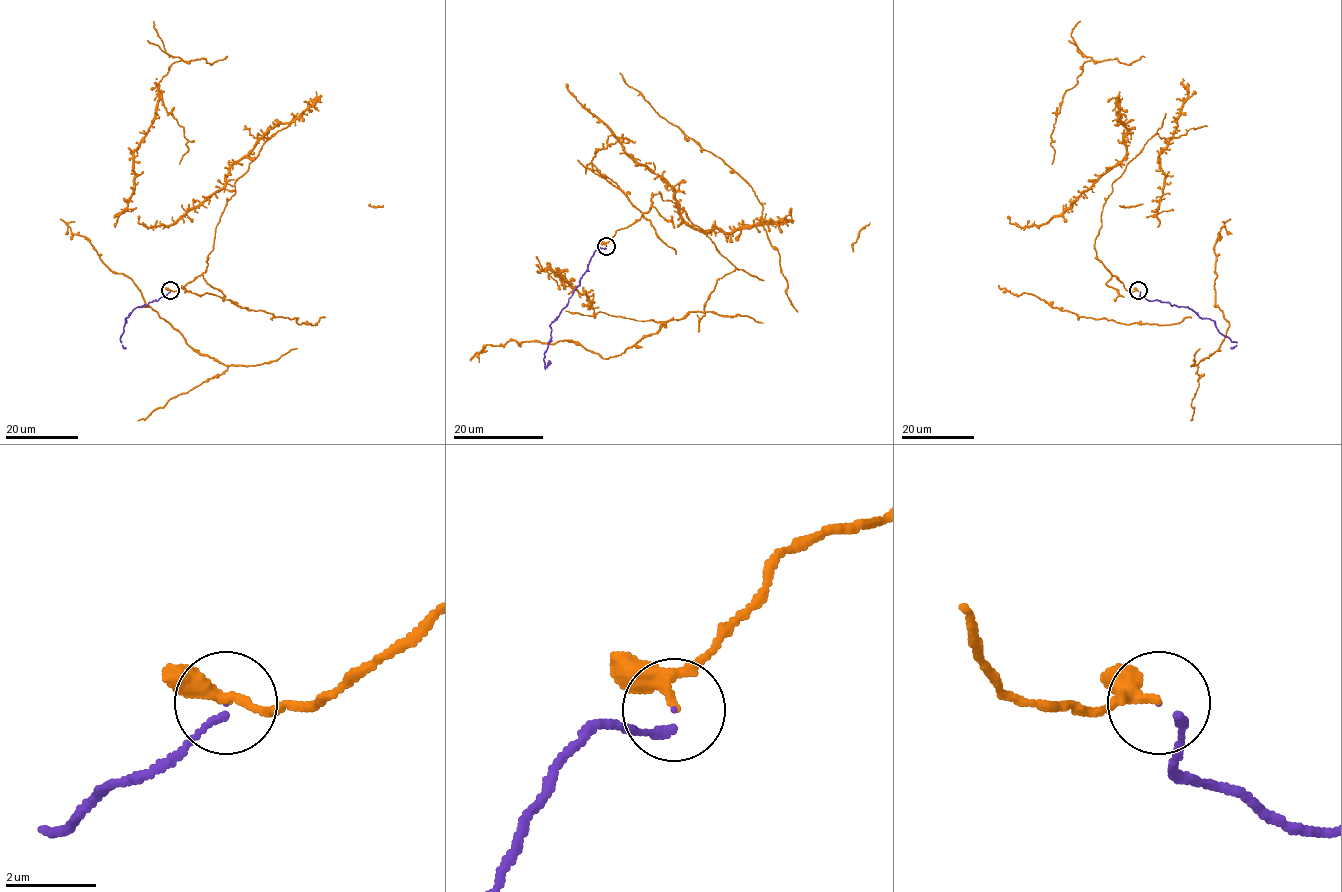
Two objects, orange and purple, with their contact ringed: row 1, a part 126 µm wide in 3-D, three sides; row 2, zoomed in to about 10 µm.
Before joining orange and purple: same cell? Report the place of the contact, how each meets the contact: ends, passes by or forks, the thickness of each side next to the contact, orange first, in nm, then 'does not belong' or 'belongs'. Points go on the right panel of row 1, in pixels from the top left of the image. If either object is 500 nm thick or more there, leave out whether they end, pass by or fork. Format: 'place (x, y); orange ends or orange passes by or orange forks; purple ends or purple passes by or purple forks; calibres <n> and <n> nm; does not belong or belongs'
place (1138, 290); orange passes by; purple ends; calibres 200 and 140 nm; belongs

